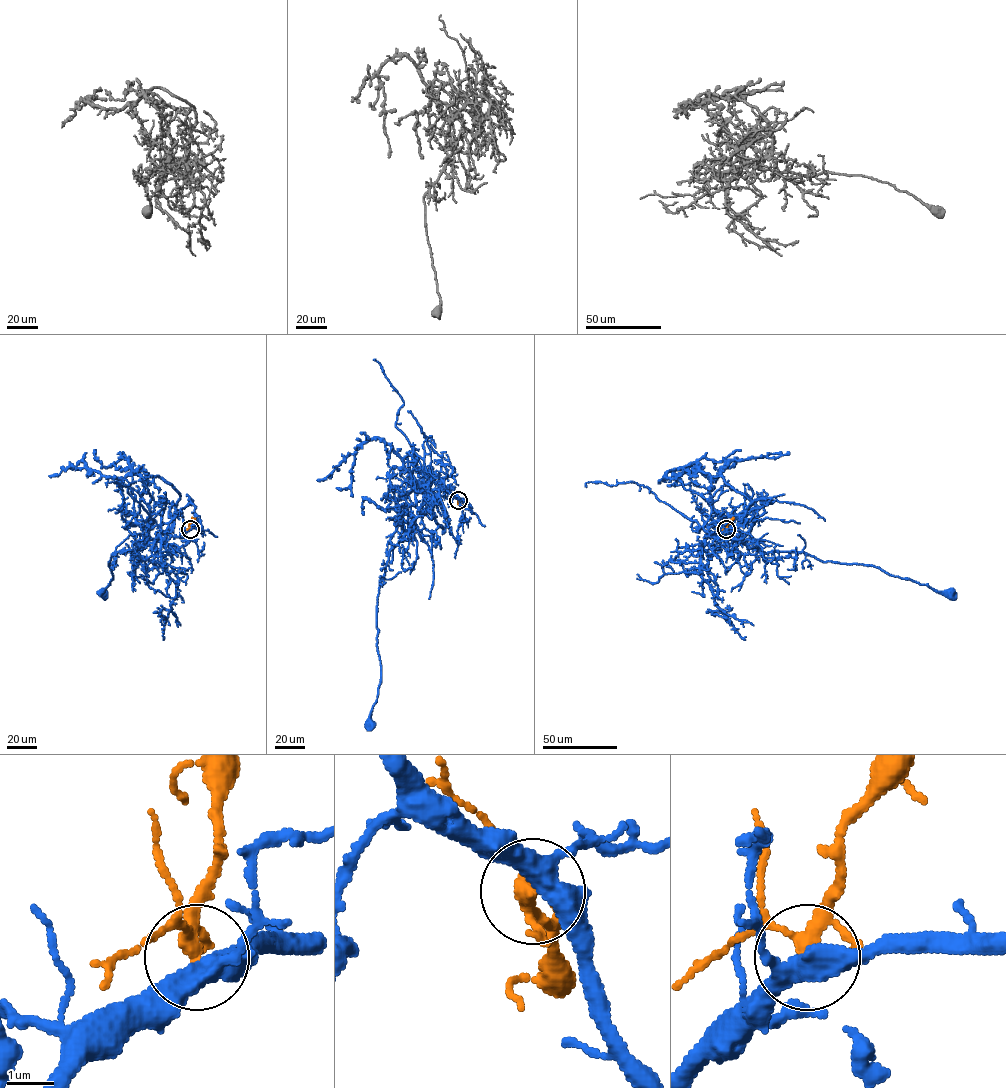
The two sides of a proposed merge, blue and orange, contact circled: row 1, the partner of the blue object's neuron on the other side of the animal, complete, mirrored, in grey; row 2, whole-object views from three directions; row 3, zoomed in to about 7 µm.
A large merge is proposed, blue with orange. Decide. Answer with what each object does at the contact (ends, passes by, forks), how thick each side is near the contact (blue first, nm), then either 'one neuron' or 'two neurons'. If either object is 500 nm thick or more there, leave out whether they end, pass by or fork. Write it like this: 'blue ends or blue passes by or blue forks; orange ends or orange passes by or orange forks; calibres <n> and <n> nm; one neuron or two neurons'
blue forks; orange forks; calibres 380 and 220 nm; two neurons

